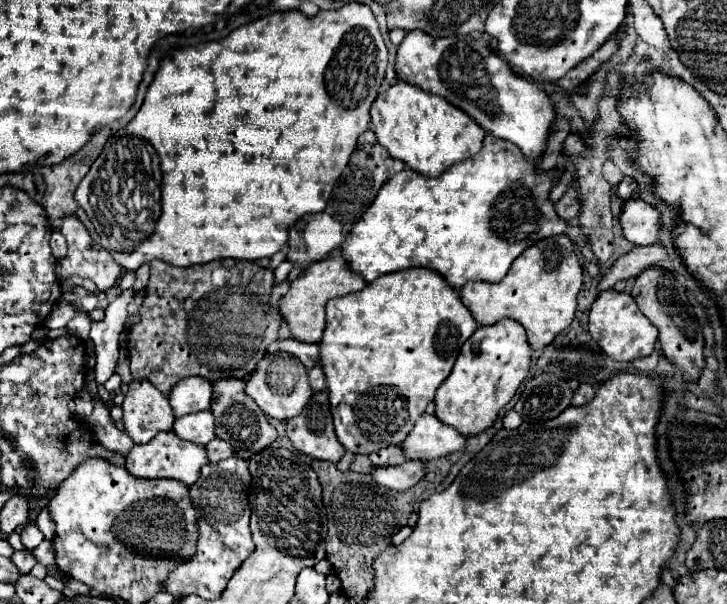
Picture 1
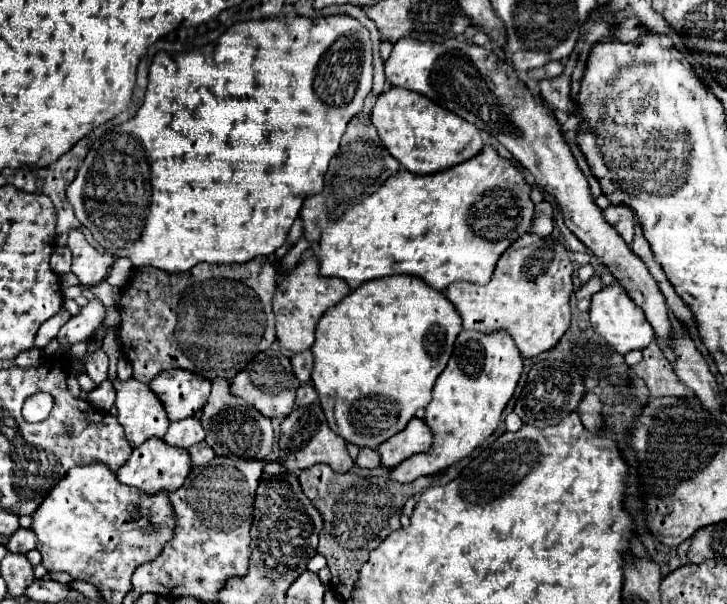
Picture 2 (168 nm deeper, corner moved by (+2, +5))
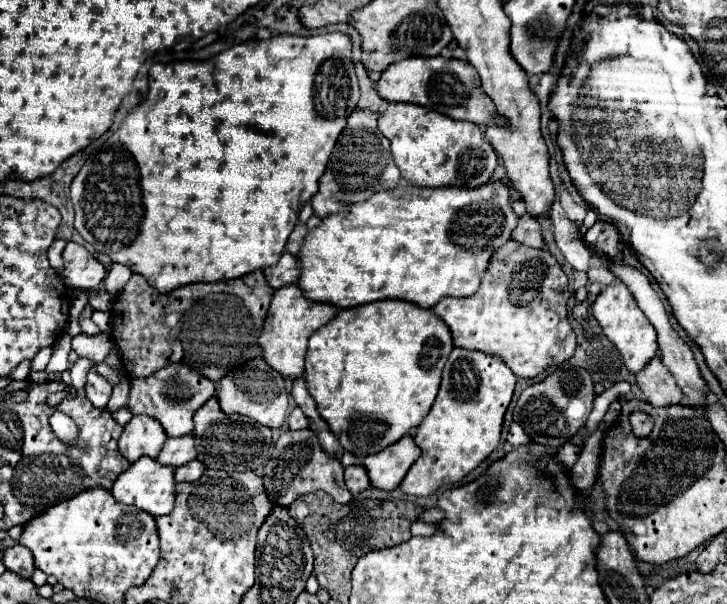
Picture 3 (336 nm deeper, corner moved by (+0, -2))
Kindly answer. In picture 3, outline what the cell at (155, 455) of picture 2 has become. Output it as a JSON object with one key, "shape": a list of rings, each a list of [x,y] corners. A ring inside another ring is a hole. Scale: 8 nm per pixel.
{"shape":[[[140,457],[136,463],[130,465],[128,471],[118,475],[118,479],[112,487],[112,495],[120,503],[136,505],[142,511],[148,511],[148,513],[158,517],[158,515],[166,515],[174,509],[176,485],[178,483],[174,479],[174,469],[172,467],[164,467],[162,463],[156,463],[156,459],[152,459],[152,457]]]}

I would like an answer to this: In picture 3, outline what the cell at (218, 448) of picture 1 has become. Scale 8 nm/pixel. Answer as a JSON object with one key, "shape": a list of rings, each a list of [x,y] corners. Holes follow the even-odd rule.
{"shape":[[[194,459],[192,463],[186,463],[184,467],[178,467],[176,473],[174,473],[174,477],[176,477],[178,483],[180,481],[196,481],[196,479],[200,479],[204,475],[204,471],[206,471],[204,463],[200,463],[198,459]]]}

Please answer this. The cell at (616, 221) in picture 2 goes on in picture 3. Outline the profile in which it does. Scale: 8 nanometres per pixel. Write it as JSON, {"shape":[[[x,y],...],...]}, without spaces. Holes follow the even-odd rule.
{"shape":[[[596,221],[586,233],[584,233],[584,241],[596,251],[596,253],[604,253],[610,259],[614,259],[620,253],[620,233],[616,231],[616,225],[608,223],[608,221]]]}

